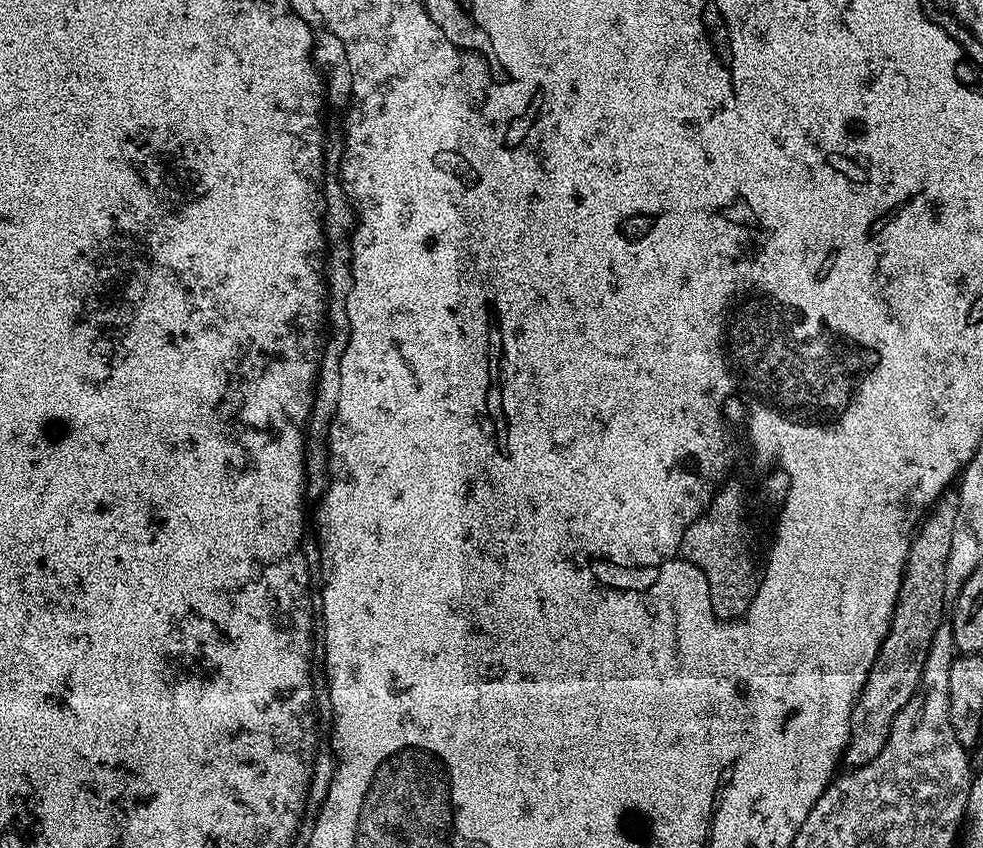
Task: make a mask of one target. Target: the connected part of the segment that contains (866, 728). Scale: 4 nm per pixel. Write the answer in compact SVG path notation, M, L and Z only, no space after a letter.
M945 494L925 515L913 535L908 565L904 567L904 578L900 583L900 593L892 615L892 625L874 658L874 666L870 666L870 674L852 711L849 742L844 749L843 759L843 763L852 768L860 768L878 758L882 746L886 746L886 738L898 710L902 710L902 706L910 702L916 687L920 685L934 634L938 634L940 625L946 620L944 600L947 601L949 595L944 571L946 560L950 558L950 544L954 539L954 518L958 518L956 497Z

